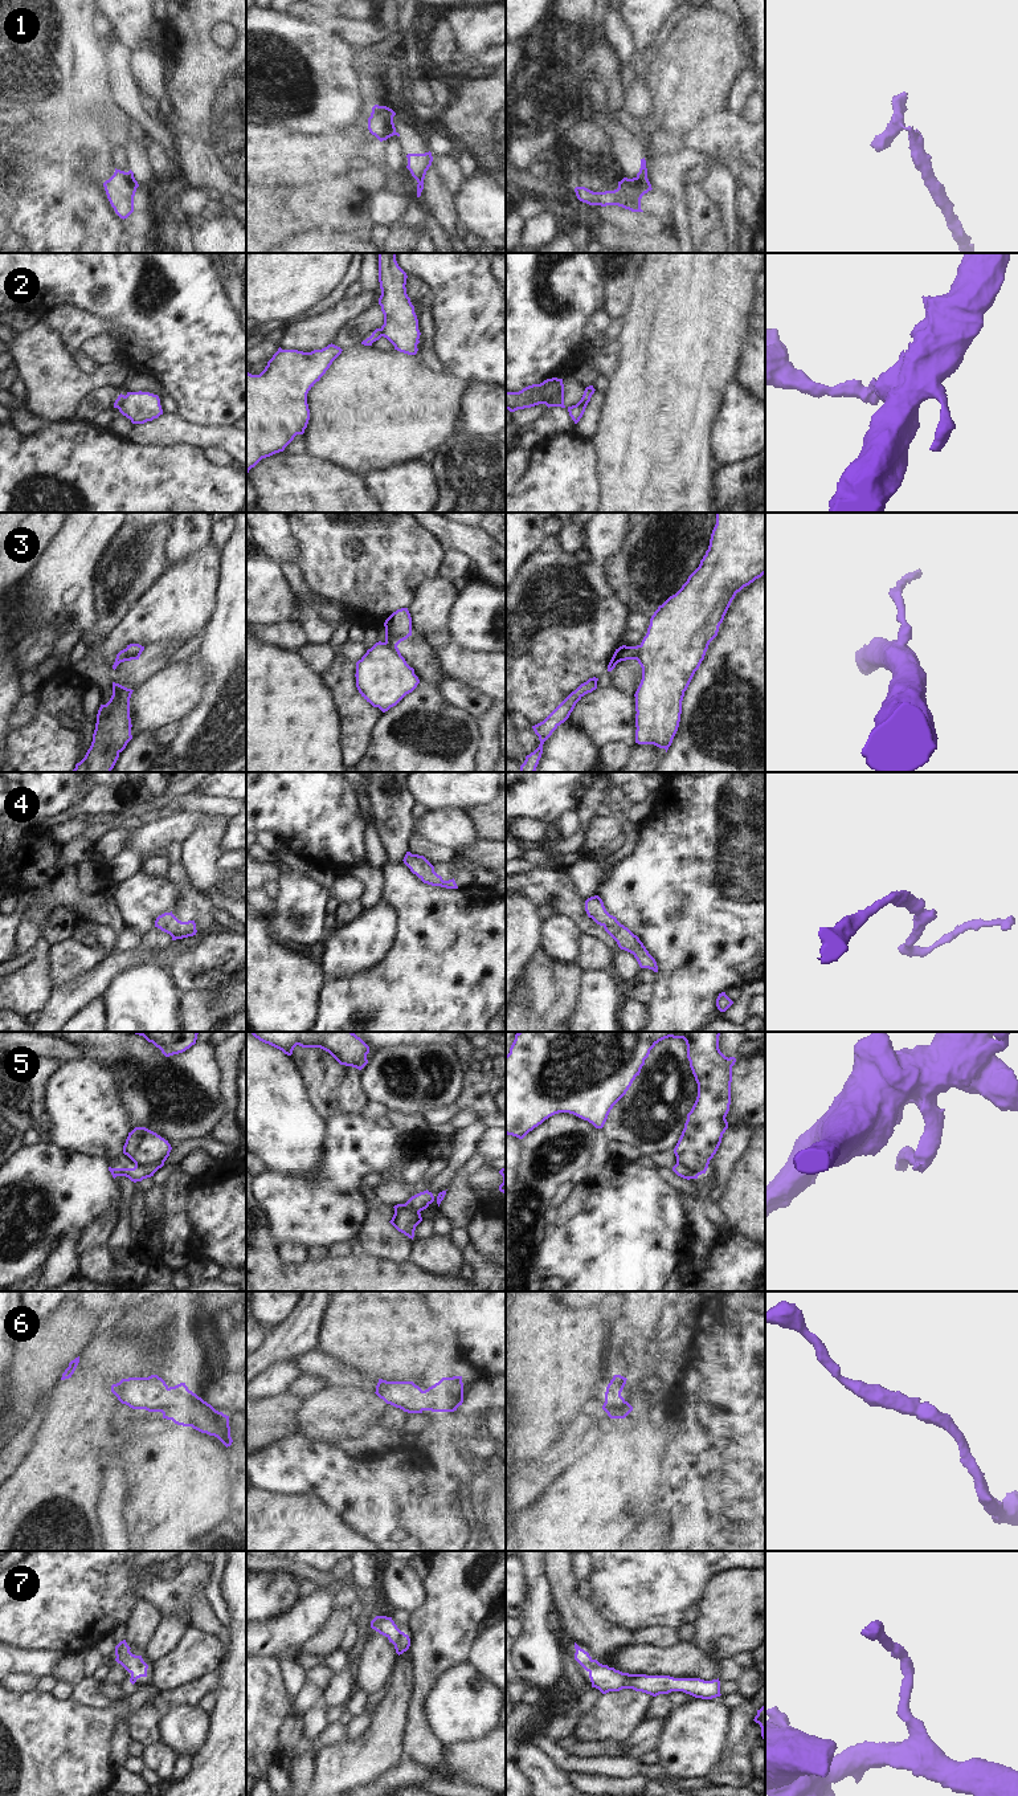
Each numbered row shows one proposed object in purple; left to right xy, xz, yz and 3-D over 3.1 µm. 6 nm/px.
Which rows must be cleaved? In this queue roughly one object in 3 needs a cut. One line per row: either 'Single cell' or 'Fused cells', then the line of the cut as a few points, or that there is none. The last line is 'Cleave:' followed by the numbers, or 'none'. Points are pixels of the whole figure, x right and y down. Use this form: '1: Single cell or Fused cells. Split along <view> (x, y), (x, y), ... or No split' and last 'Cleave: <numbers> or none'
1: Fused cells. Split along yz (646, 175), (637, 178)
2: Fused cells. Split along xz (379, 329), (383, 335)
3: Fused cells. Split along yz (640, 645), (640, 654), (636, 658)
4: Single cell. No split
5: Fused cells. Split along xy (168, 1152), (158, 1162), (135, 1164)
6: Single cell. No split
7: Single cell. No split
Cleave: 1, 2, 3, 5.

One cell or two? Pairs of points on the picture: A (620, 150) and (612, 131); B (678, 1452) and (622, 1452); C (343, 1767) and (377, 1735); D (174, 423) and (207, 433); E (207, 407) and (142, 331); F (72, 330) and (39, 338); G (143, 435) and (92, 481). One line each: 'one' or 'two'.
A: one
B: two
C: one
D: one
E: one
F: two
G: two

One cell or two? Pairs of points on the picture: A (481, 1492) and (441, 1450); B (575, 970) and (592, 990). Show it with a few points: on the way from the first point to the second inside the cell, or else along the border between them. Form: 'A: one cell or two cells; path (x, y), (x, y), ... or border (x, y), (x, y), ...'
A: one cell; path (475, 1478), (474, 1472), (454, 1454)
B: two cells; border (584, 971), (580, 996), (575, 1008)

